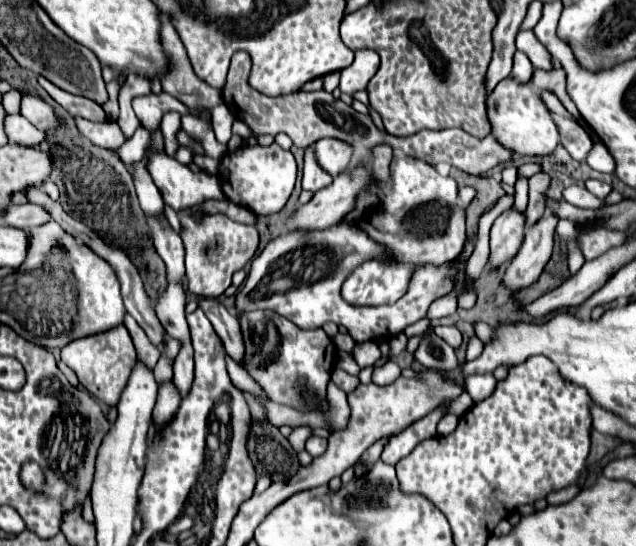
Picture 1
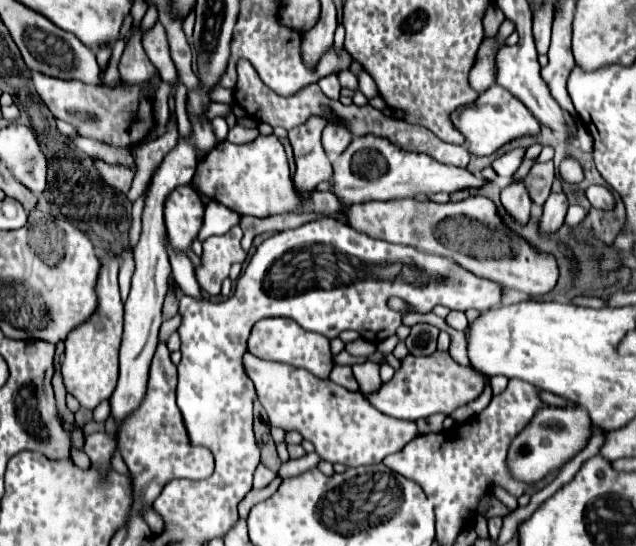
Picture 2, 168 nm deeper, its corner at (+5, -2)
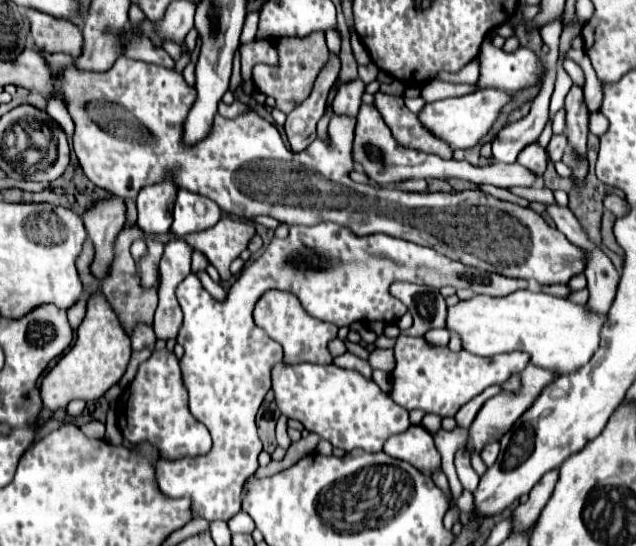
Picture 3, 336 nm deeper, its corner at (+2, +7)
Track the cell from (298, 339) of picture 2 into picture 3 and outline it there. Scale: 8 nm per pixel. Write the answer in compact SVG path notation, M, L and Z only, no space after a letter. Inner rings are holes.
M270 289L260 297L260 301L254 307L254 321L258 327L262 327L272 339L276 339L284 347L284 363L296 365L296 363L332 363L332 355L328 353L326 345L332 341L338 333L338 327L326 321L320 321L316 317L310 317L304 307L300 305L298 297L284 291Z

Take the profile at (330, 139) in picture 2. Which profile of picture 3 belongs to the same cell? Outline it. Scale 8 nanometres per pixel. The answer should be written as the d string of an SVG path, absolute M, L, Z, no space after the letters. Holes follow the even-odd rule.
M360 79L348 81L348 83L340 83L336 97L332 101L332 109L334 113L342 113L342 115L358 115L360 103L362 103L362 93L364 93L364 83Z

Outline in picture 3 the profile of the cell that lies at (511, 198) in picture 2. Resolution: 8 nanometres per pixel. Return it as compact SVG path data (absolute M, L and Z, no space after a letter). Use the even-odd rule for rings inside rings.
M530 143L526 145L520 155L518 155L518 163L528 167L530 171L534 171L536 175L542 175L546 171L546 161L548 161L548 155L546 155L546 149L540 147L540 143Z

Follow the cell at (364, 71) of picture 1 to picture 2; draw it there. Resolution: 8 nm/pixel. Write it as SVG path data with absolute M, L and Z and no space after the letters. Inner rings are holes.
M361 68L355 76L357 76L357 90L359 90L359 92L363 92L367 98L377 96L377 86L375 86L375 82L373 82L373 78L369 76L367 70Z

